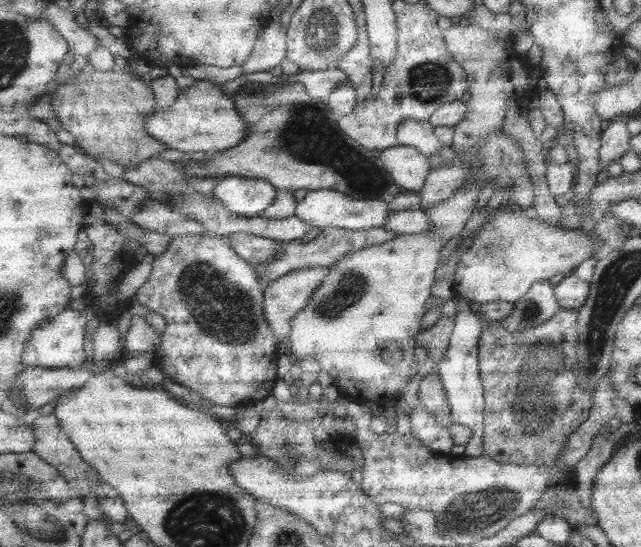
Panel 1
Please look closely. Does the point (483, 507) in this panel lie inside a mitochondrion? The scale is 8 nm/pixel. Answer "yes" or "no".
yes

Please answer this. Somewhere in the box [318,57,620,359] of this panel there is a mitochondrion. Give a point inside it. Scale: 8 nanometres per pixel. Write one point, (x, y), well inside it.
(428, 81)

